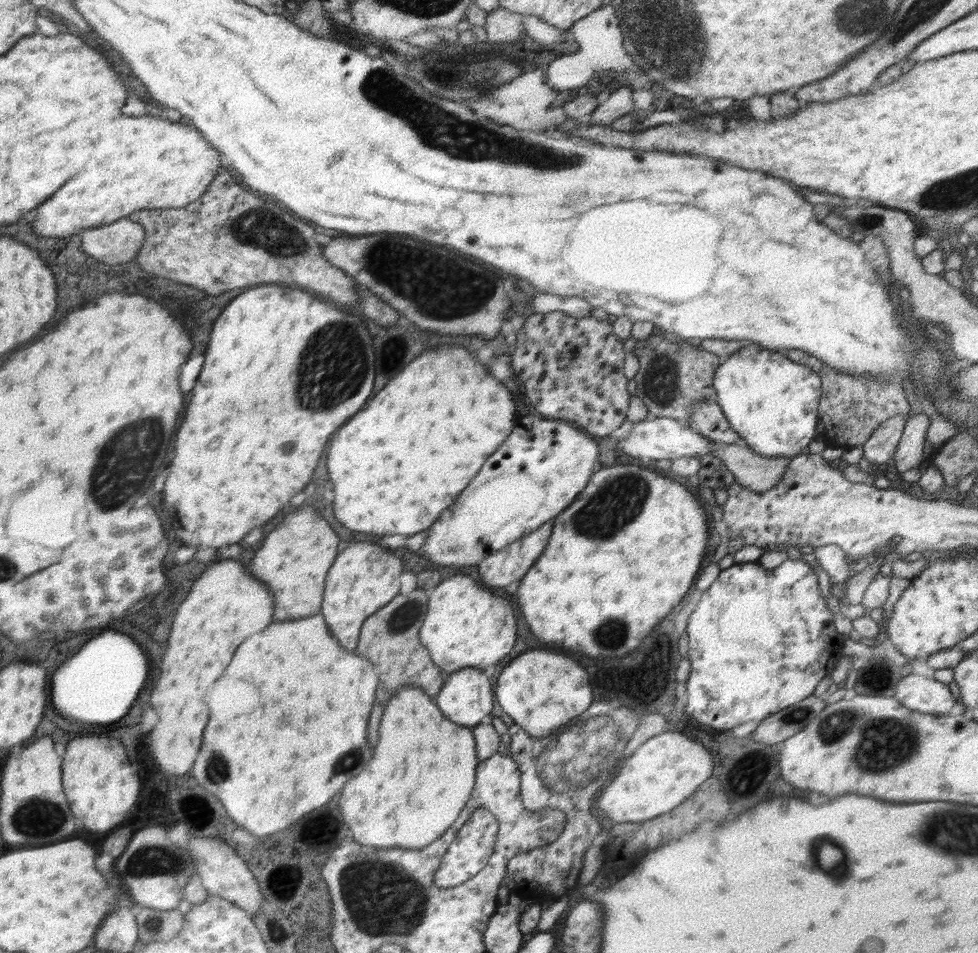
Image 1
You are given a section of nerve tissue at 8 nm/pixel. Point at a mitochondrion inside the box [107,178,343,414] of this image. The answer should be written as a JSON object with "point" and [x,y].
{"point":[266,230]}

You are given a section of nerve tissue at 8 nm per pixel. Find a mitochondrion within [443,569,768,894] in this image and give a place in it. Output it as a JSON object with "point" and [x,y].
{"point":[568,768]}

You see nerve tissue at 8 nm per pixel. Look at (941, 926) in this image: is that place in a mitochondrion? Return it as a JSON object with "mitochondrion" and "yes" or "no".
{"mitochondrion":"no"}

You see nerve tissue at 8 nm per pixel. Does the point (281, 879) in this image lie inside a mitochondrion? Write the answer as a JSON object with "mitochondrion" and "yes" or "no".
{"mitochondrion":"no"}

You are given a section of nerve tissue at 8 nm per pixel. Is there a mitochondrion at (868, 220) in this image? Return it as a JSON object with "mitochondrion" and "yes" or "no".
{"mitochondrion":"yes"}

